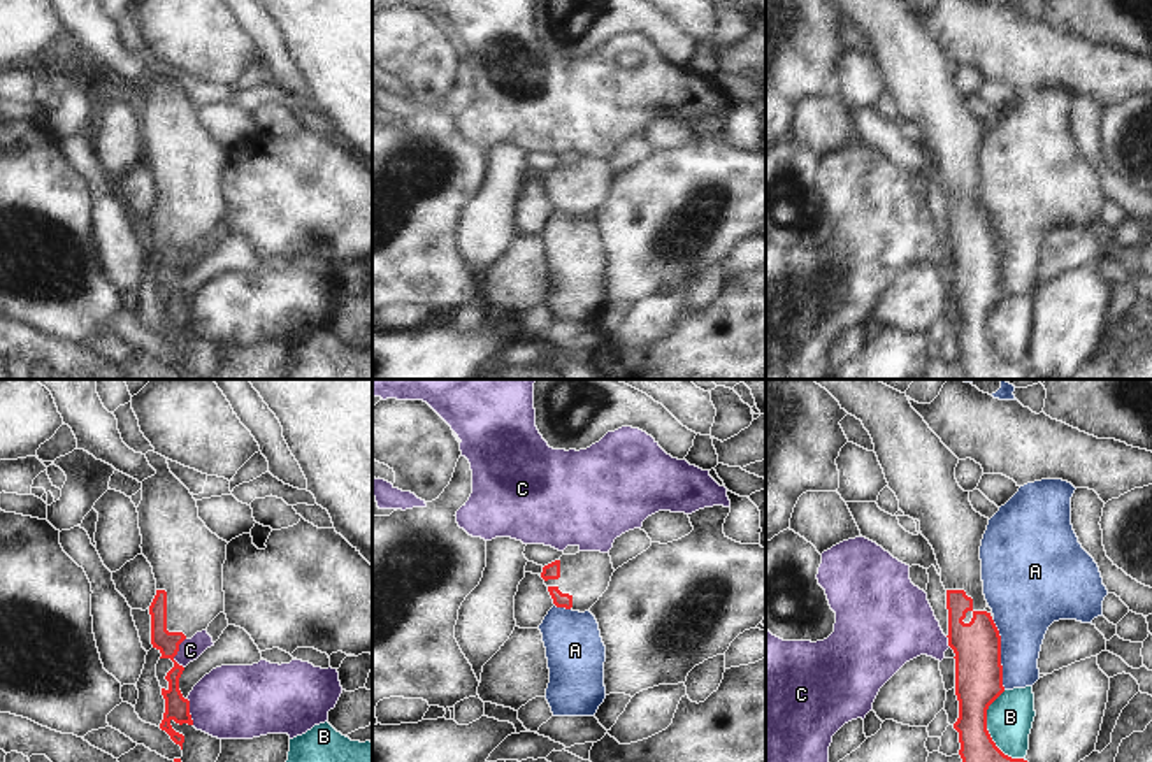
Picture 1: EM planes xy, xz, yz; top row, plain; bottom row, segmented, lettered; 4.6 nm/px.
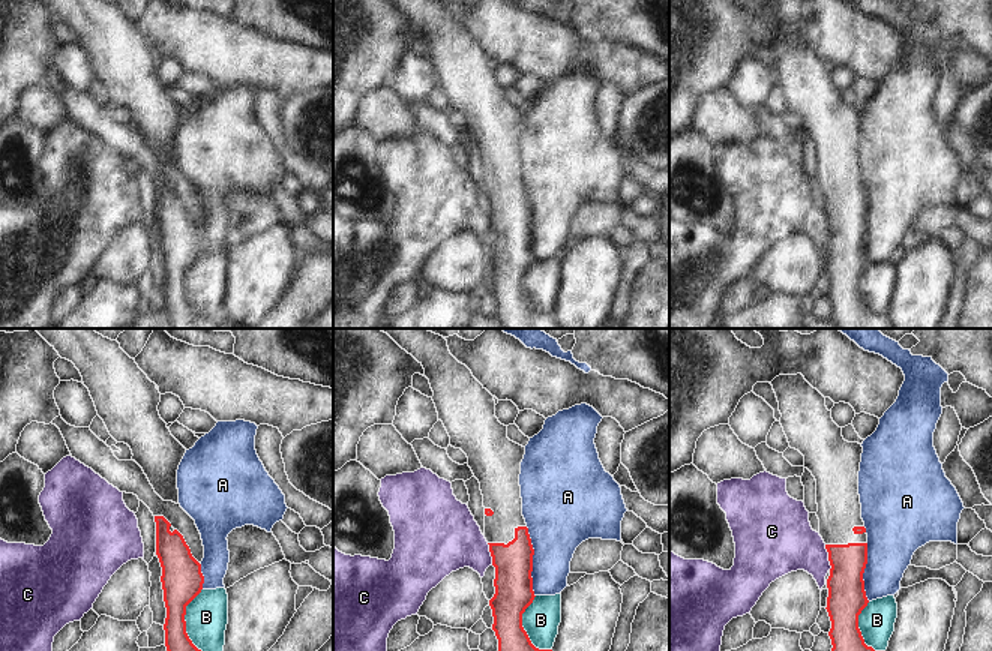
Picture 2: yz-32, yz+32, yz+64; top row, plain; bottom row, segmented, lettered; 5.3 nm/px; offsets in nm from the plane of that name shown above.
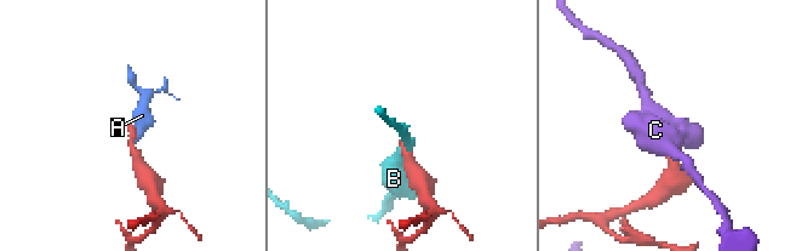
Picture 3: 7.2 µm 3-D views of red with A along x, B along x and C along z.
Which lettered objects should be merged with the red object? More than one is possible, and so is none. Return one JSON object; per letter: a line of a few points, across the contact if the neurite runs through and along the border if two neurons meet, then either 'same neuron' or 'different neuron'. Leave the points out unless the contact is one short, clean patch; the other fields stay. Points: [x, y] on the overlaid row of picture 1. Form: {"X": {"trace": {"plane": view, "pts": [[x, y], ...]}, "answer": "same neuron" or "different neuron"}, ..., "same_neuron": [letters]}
{"A": {"answer": "different neuron"}, "B": {"answer": "different neuron"}, "C": {"answer": "different neuron"}, "same_neuron": []}

